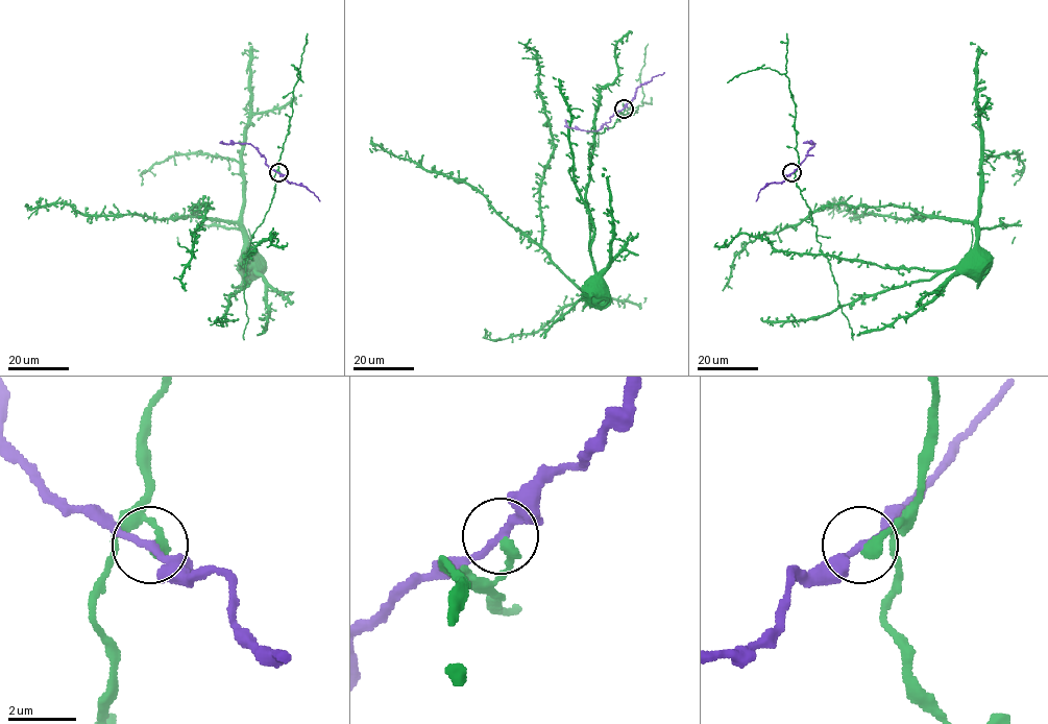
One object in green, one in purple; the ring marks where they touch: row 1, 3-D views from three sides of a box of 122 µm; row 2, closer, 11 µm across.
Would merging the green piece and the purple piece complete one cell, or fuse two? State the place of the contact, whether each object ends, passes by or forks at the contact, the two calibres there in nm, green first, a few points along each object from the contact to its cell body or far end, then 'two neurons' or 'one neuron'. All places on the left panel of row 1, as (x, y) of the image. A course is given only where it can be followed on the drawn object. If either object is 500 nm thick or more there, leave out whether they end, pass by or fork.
at (278, 172); green ends there; purple passes by; 360 nm thick on the green side, 200 nm on the other; green runs (278, 173), (274, 176), (269, 209), (241, 267), (249, 267), (246, 268); purple runs (278, 173), (269, 168), (266, 159), (250, 144), (220, 143); two neurons

